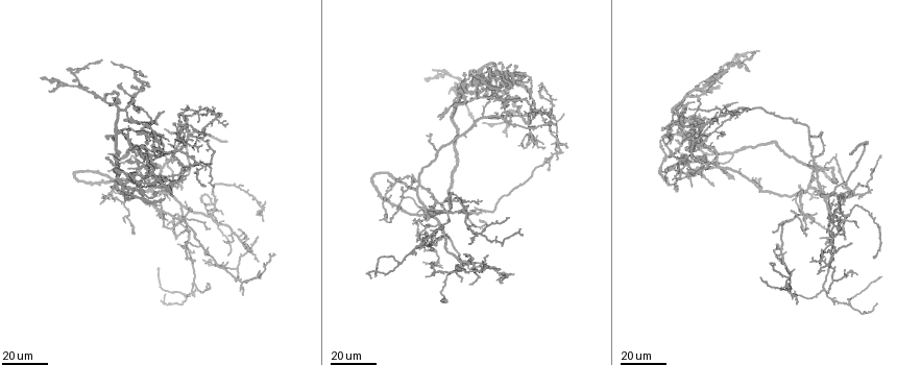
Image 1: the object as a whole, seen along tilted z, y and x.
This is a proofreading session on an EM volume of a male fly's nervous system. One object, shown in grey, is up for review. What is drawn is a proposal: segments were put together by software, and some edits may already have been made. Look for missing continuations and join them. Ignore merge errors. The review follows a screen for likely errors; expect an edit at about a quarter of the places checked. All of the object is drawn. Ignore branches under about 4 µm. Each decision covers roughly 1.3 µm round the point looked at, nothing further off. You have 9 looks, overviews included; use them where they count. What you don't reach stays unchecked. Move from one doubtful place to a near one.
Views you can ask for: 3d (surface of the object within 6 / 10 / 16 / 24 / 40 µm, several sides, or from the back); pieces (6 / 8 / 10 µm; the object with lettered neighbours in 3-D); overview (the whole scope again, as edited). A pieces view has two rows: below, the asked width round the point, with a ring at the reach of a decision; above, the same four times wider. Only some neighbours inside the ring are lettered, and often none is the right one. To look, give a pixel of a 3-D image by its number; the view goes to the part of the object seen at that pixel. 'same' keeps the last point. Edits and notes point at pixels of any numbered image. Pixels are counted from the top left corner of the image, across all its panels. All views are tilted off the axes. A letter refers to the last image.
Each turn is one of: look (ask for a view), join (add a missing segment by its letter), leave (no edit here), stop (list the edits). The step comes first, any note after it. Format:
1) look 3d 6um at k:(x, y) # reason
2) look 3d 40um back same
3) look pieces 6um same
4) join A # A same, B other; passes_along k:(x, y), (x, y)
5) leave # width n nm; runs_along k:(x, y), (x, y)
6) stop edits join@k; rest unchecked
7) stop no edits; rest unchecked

look 3d 40um at 1:(520, 104) # branch stops here

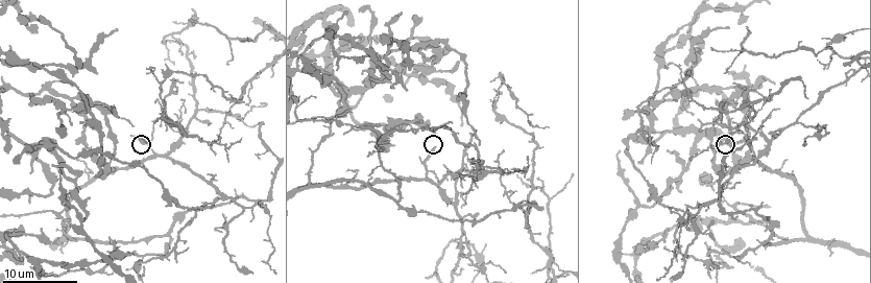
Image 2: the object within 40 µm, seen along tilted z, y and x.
look pieces 6um at 2:(435, 147)

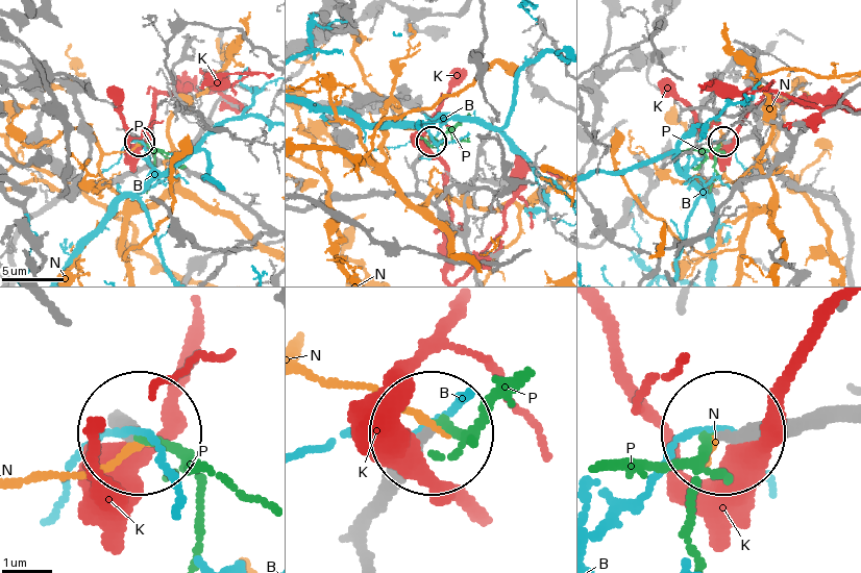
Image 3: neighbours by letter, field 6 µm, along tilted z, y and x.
join P # B other, K other, N other, P same; passes_along 3:(364, 552), (371, 495), (422, 428), (469, 427), (495, 405); the cell continues

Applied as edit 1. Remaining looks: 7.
look 3d 40um at 1:(451, 206) # end of a long branch

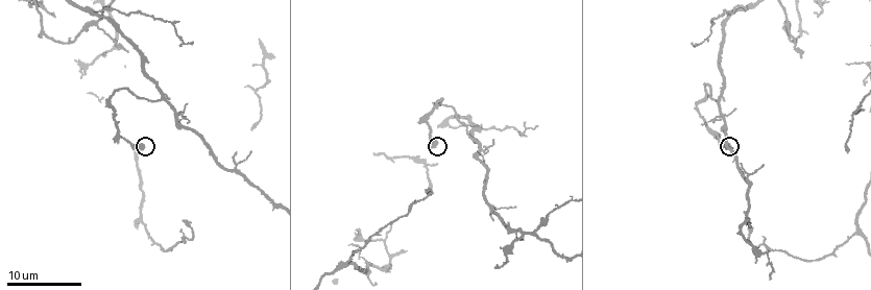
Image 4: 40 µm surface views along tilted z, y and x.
look pieces 10um at 4:(432, 146)

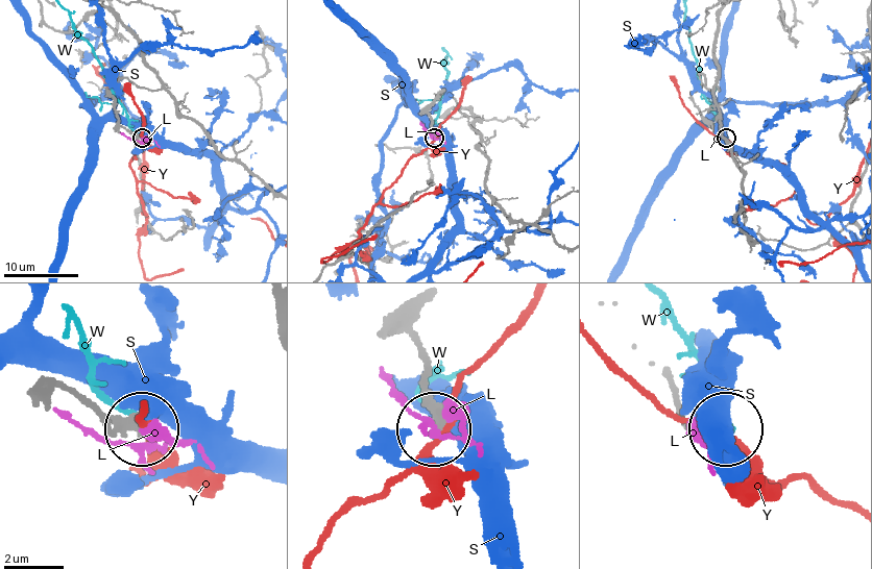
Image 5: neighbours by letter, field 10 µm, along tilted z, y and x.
leave # L other, S other, W other, Y other; none of them fits

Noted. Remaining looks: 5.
look 3d 24um at 1:(166, 224)

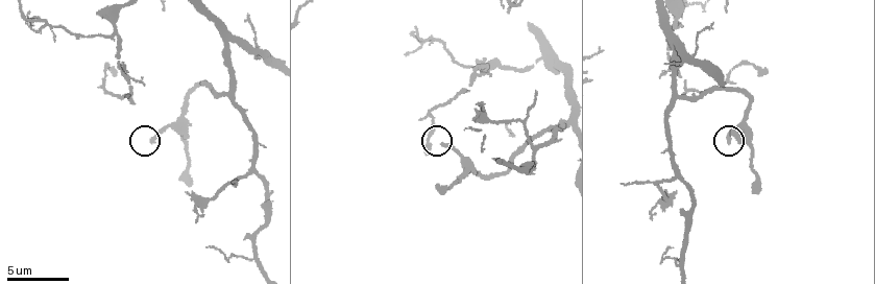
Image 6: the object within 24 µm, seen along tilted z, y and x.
look pieces 6um at 6:(154, 141)

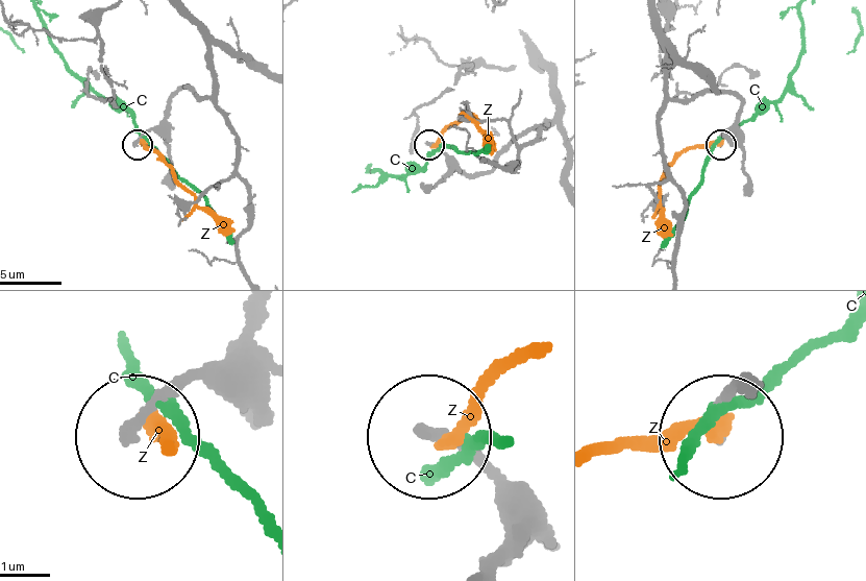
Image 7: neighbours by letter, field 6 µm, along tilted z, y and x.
leave # C other, Z other; runs_along 7:(258, 312), (143, 427); no lettered segment goes on from it

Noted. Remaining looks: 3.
look pieces 6um at 2:(770, 206) # an open end

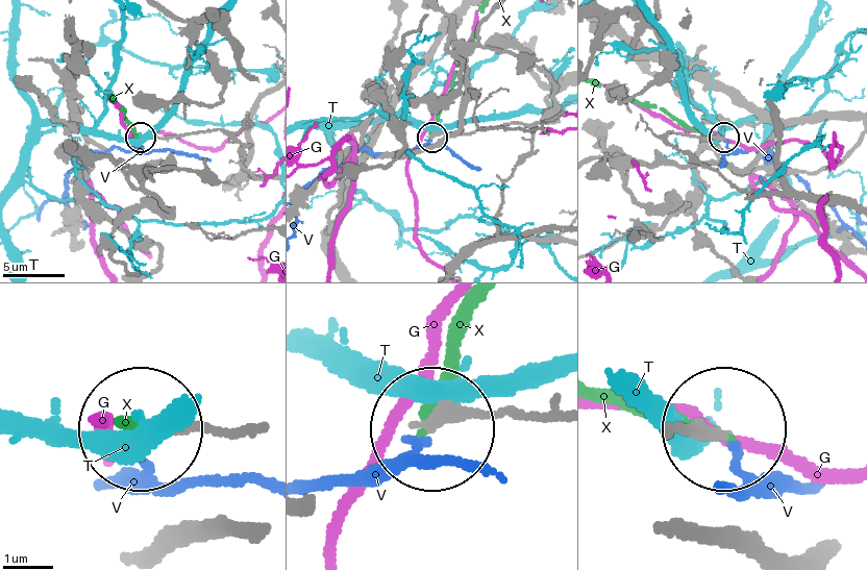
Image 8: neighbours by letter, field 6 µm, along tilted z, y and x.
leave # G other, T other, V other, X other; runs_along 8:(560, 415), (470, 411), (435, 430); none of them fits

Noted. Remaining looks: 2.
stop edits join@3; rest unchecked

